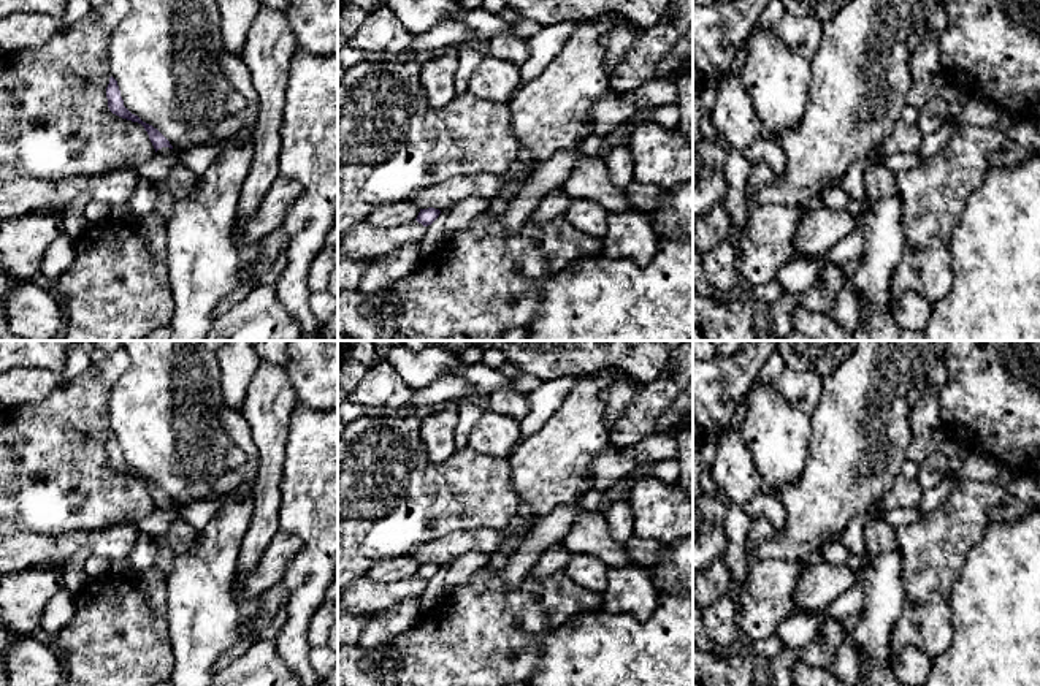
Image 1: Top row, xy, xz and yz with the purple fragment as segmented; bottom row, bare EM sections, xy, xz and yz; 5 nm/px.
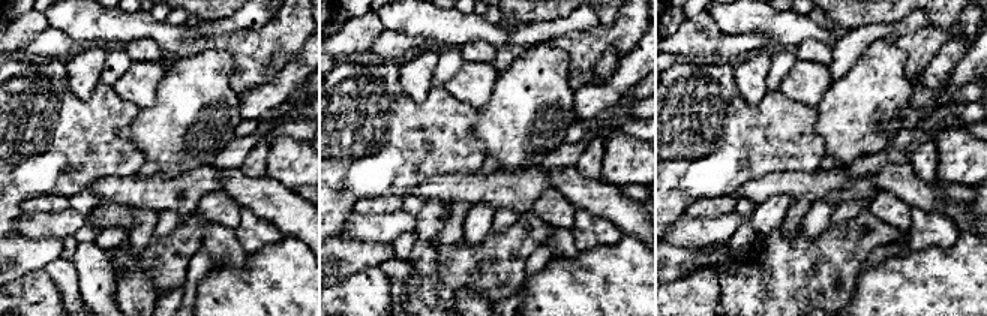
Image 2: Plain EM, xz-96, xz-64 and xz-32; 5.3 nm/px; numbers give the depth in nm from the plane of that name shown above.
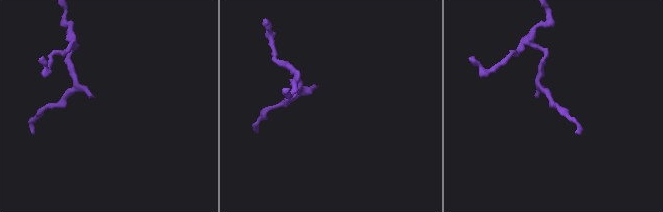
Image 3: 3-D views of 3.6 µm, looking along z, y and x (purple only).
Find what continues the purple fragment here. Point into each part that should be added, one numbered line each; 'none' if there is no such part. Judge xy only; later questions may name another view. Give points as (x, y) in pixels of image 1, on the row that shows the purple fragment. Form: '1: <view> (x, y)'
1: xy (156, 170)

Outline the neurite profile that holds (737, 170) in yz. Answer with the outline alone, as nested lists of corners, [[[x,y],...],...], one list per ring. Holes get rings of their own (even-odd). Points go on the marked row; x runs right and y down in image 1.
[[[729,149],[725,173],[728,182],[725,206],[731,215],[731,231],[742,233],[748,220],[747,185],[751,163],[744,157],[742,151]]]

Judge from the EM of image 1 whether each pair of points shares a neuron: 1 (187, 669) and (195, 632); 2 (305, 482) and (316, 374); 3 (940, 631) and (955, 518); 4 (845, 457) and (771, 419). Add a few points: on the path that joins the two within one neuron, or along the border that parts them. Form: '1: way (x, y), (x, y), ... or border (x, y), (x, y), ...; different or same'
1: way (192, 659), (195, 642); same
2: border (298, 400), (321, 411); different
3: way (936, 602), (936, 547); same
4: border (810, 417), (806, 468), (799, 474); different

